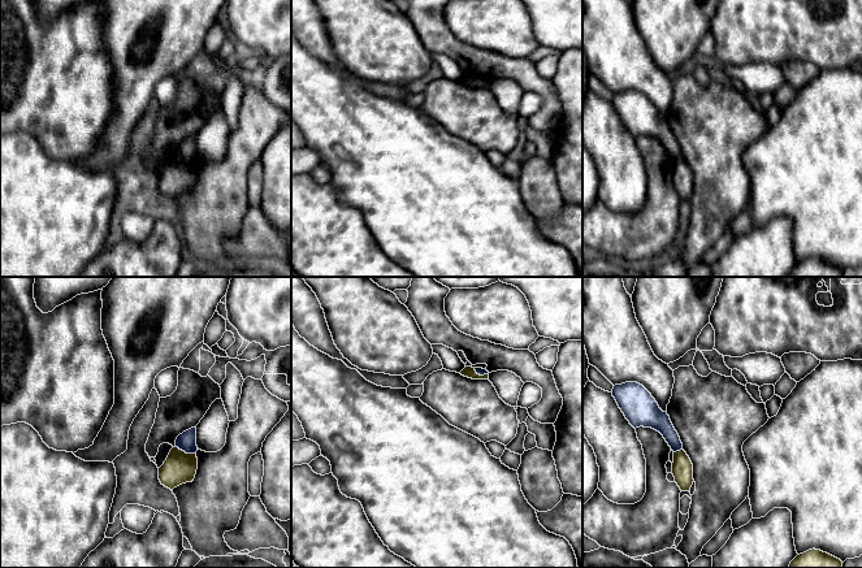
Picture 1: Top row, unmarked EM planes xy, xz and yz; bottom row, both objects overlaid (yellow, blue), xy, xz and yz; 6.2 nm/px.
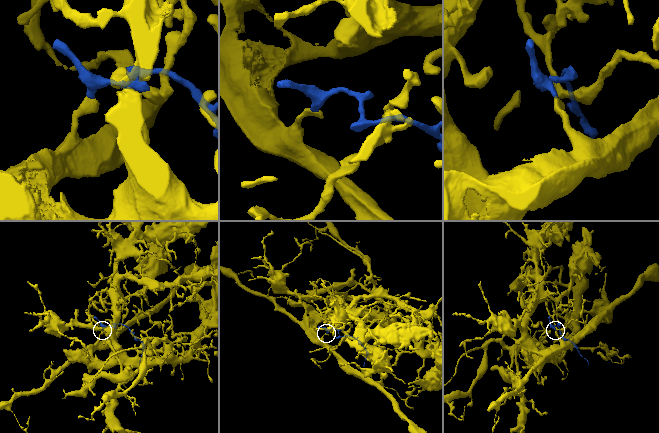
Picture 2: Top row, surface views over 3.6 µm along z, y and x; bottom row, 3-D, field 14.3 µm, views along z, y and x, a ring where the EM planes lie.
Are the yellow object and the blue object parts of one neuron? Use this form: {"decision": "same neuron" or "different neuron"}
{"decision": "same neuron"}

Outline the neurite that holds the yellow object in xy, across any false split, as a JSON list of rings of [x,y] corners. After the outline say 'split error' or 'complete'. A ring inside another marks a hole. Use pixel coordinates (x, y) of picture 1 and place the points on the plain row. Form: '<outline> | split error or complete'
[[[191,136],[177,146],[176,155],[159,177],[161,194],[173,199],[182,192],[192,191],[198,178],[196,160],[196,136]]] | split error

